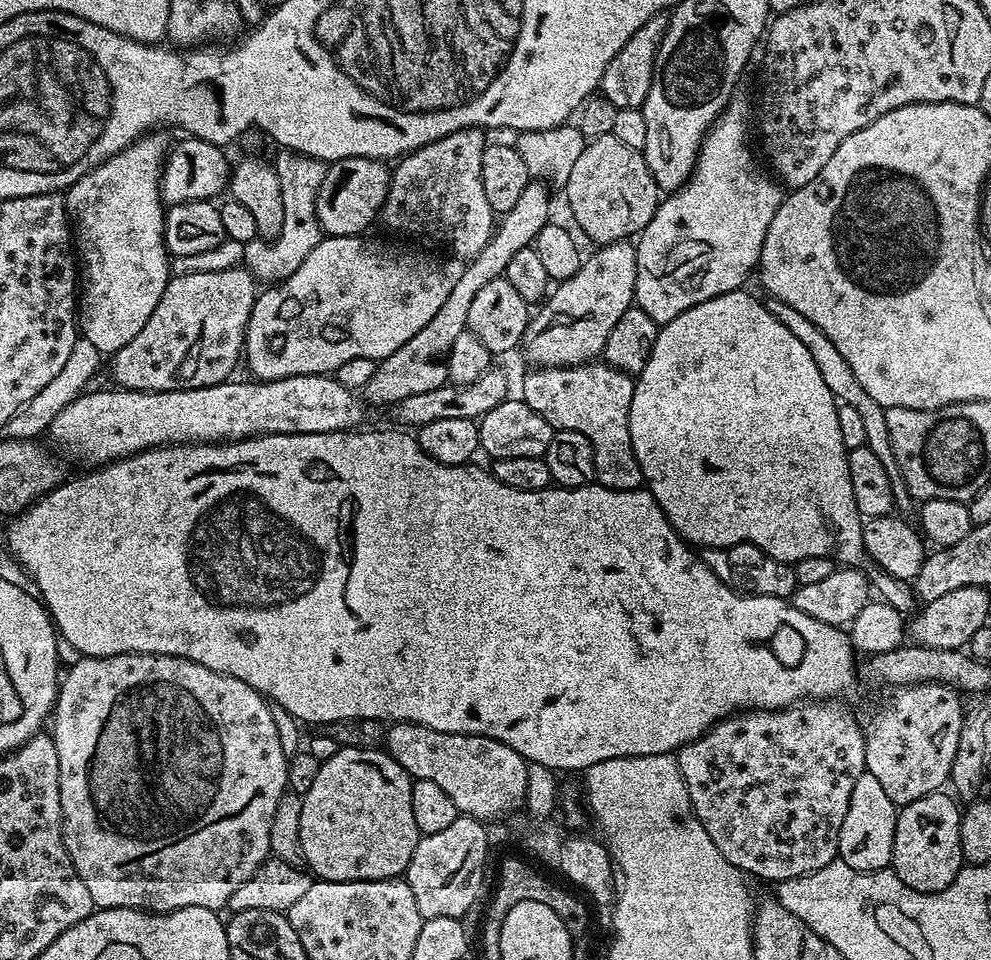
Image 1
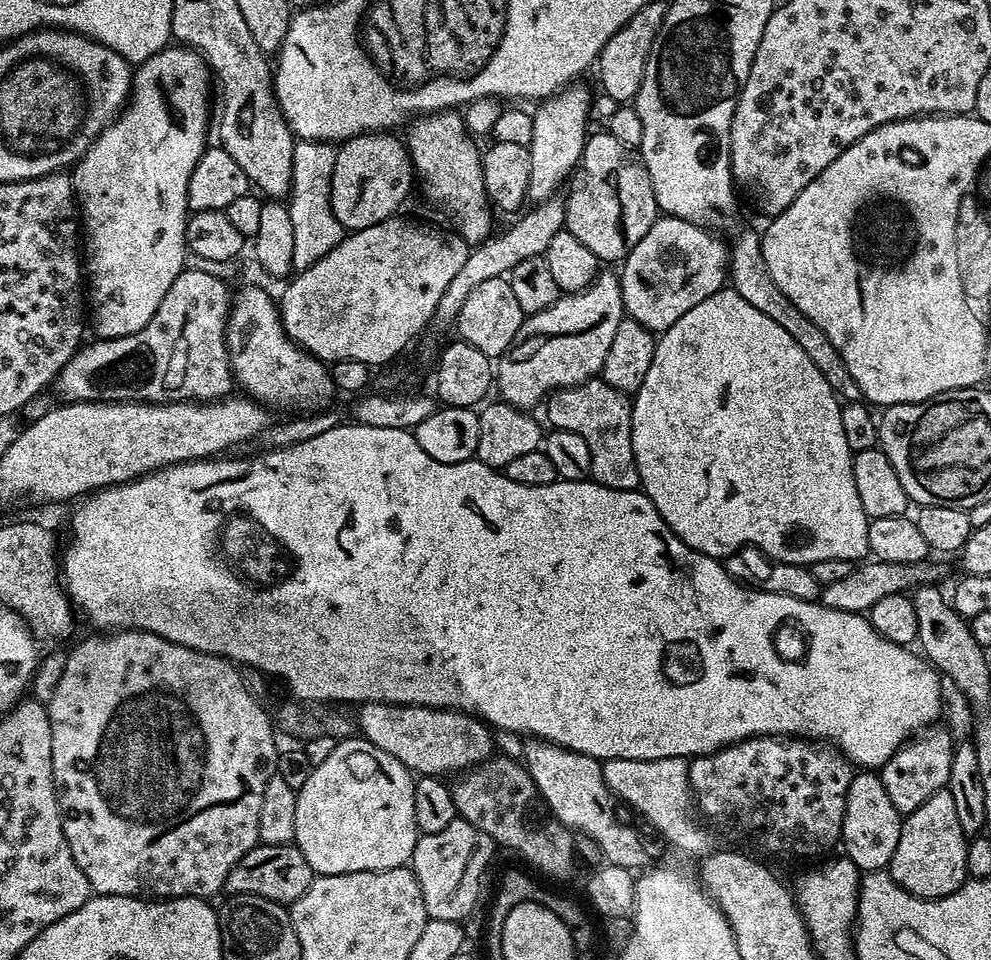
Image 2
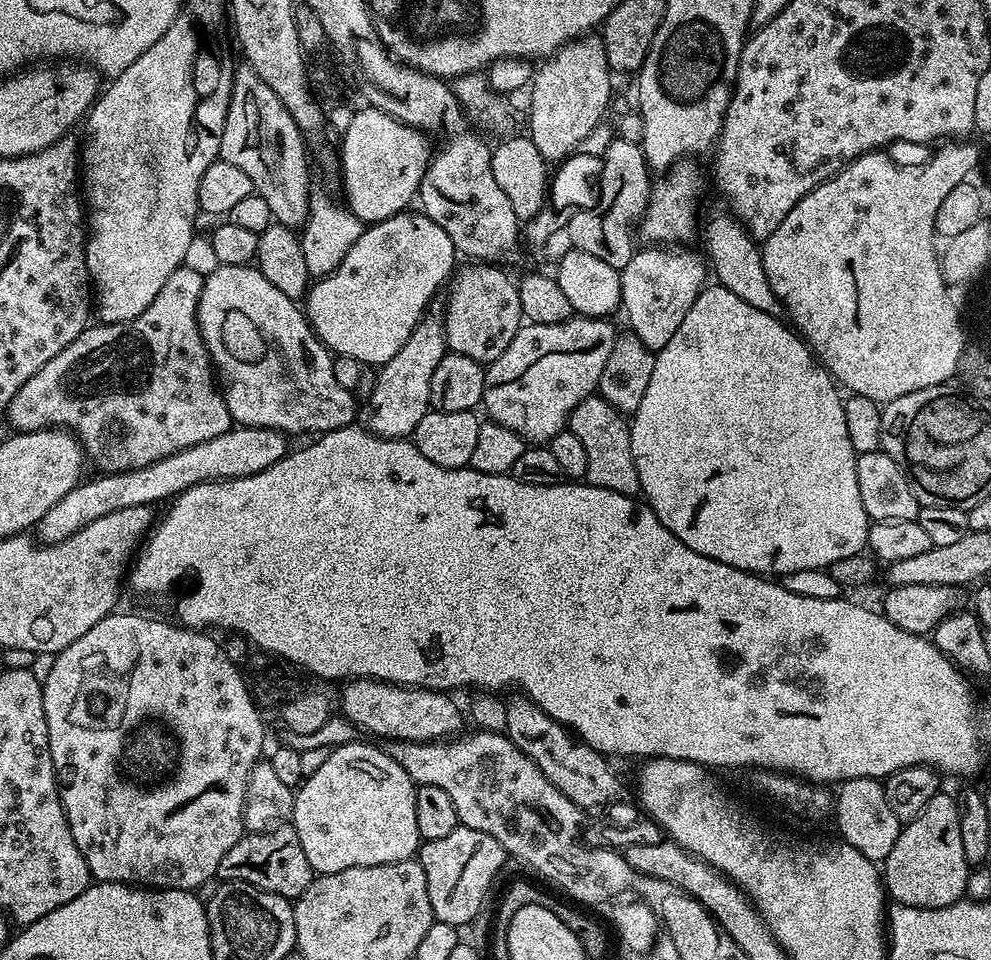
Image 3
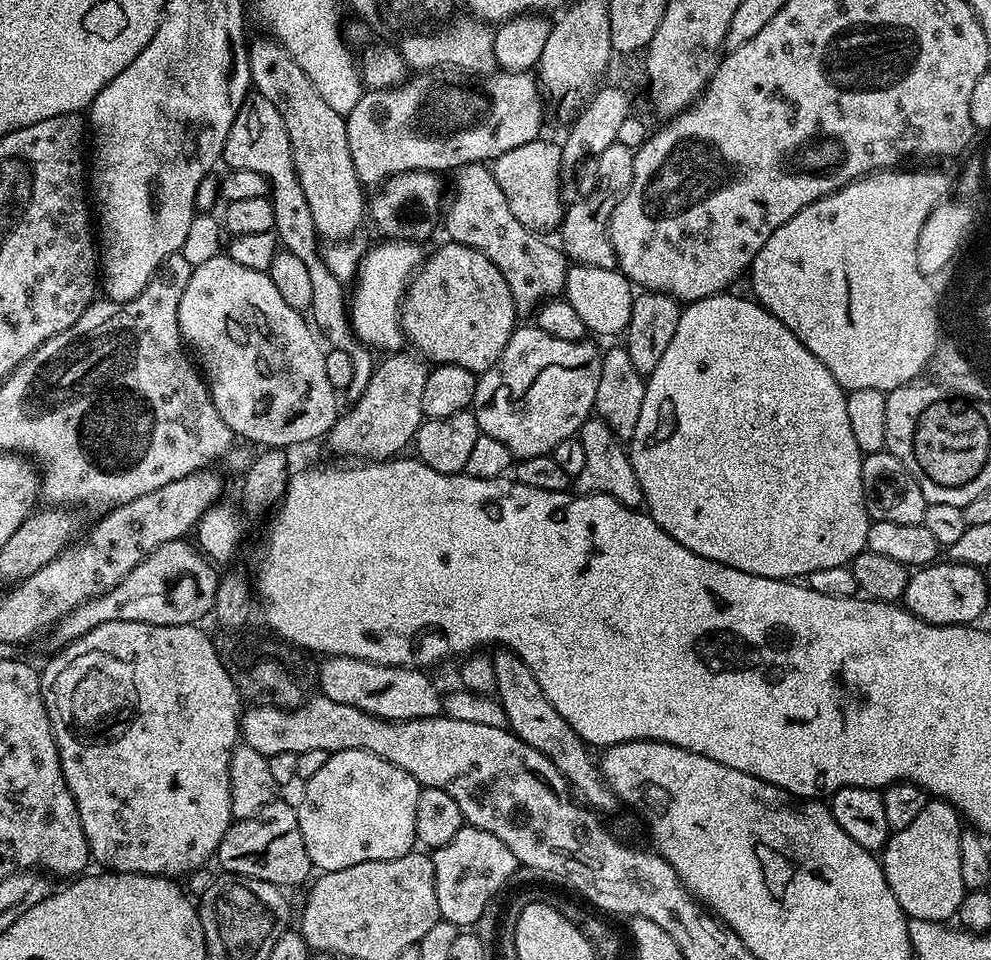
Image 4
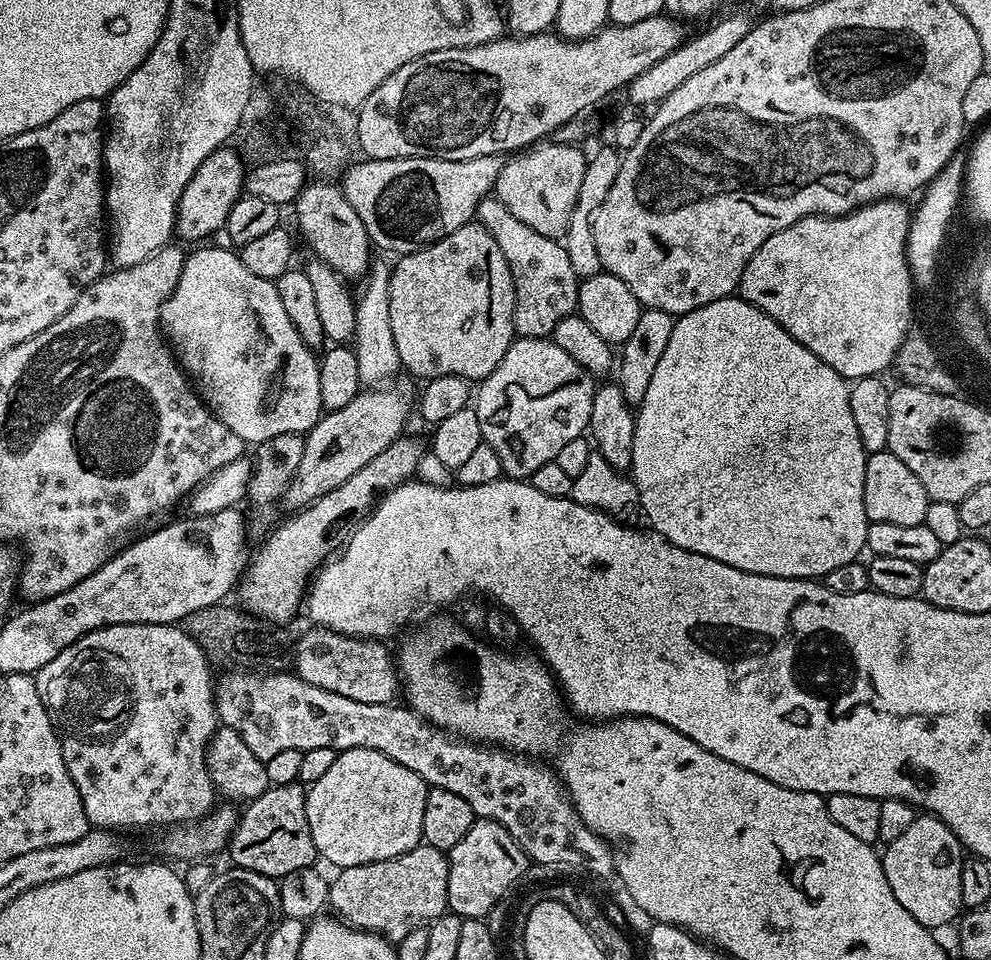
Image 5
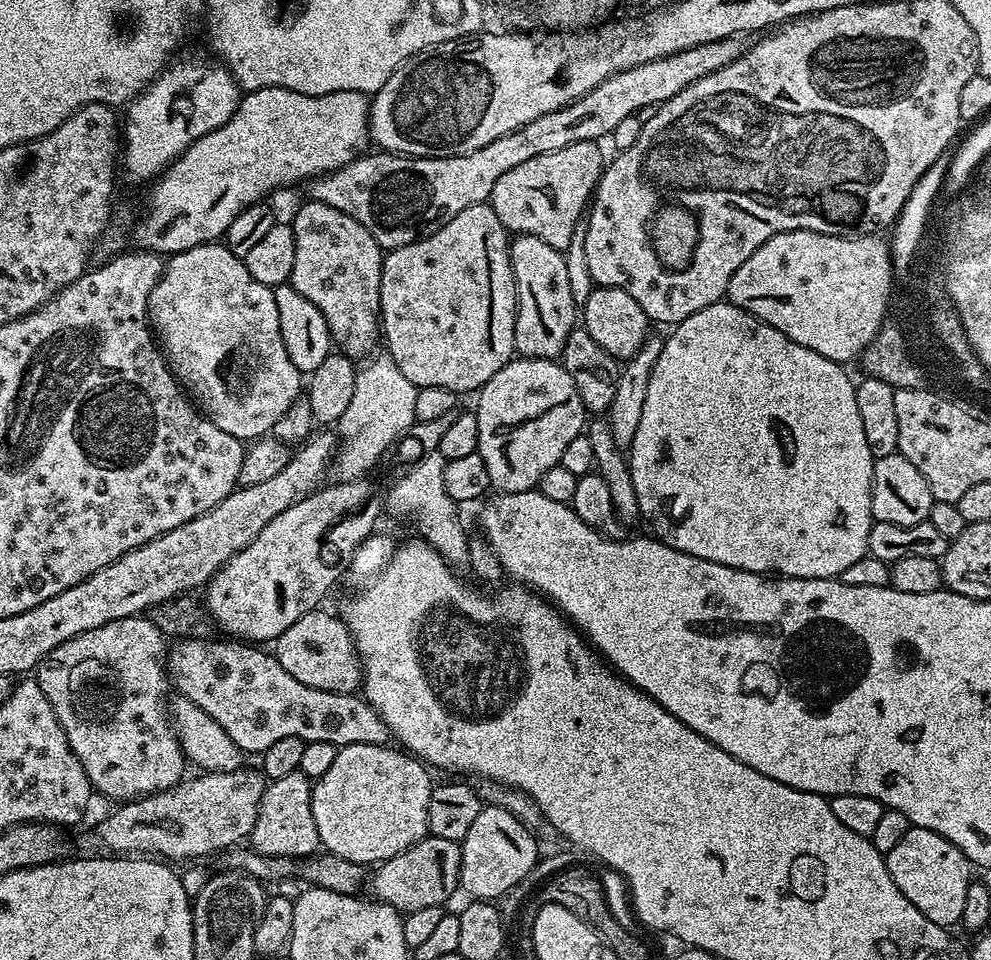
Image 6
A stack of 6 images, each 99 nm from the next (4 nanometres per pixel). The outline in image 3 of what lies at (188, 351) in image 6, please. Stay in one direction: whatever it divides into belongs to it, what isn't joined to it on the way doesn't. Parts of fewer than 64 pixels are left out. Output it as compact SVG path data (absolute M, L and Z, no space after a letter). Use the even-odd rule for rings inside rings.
M222 264L204 277L196 321L218 373L224 401L237 425L273 428L285 434L323 434L333 432L335 428L347 428L355 421L352 419L356 416L358 400L353 393L338 386L332 365L333 353L313 332L301 305L286 298L278 286L270 286L259 267L252 264Z

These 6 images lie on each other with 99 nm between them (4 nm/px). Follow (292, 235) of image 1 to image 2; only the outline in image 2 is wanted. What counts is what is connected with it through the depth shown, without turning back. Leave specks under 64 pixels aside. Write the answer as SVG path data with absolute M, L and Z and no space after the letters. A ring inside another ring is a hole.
M296 141L291 159L291 186L287 199L290 222L293 225L295 271L304 271L341 243L346 230L332 212L332 180L337 147L329 141Z

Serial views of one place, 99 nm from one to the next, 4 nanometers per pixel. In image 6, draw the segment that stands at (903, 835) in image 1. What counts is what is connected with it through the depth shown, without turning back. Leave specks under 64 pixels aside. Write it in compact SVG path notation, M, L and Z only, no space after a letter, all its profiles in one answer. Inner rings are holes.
M909 827L906 838L887 852L886 859L894 886L898 886L898 890L902 890L902 894L906 894L906 898L910 898L930 922L947 929L951 929L952 924L960 924L966 890L973 883L974 876L968 860L954 842L942 838L942 834L934 834L934 830Z

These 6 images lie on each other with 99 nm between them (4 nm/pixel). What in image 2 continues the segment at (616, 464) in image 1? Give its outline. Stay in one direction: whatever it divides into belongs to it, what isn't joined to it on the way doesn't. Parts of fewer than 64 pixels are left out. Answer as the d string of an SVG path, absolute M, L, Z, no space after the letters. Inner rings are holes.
M593 378L585 384L561 388L551 393L547 397L547 404L549 425L552 428L574 430L574 434L582 434L582 438L586 438L586 446L590 446L591 479L602 486L610 486L610 490L635 492L640 488L640 475L632 445L632 400L625 393L614 390L614 386L610 386L602 378Z

